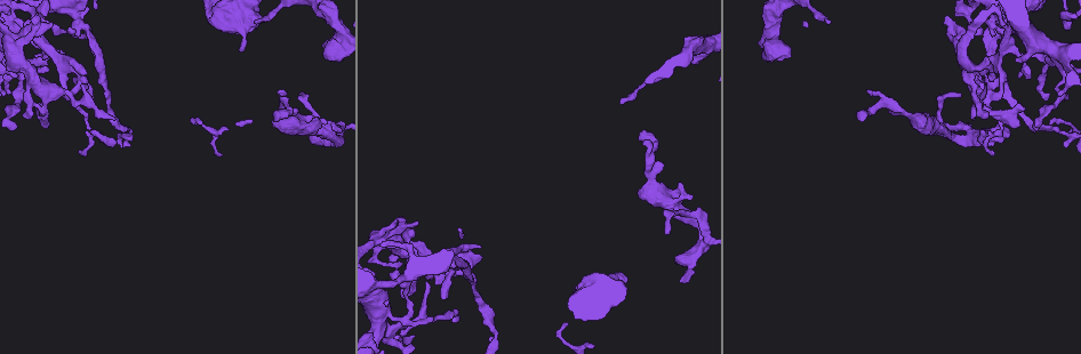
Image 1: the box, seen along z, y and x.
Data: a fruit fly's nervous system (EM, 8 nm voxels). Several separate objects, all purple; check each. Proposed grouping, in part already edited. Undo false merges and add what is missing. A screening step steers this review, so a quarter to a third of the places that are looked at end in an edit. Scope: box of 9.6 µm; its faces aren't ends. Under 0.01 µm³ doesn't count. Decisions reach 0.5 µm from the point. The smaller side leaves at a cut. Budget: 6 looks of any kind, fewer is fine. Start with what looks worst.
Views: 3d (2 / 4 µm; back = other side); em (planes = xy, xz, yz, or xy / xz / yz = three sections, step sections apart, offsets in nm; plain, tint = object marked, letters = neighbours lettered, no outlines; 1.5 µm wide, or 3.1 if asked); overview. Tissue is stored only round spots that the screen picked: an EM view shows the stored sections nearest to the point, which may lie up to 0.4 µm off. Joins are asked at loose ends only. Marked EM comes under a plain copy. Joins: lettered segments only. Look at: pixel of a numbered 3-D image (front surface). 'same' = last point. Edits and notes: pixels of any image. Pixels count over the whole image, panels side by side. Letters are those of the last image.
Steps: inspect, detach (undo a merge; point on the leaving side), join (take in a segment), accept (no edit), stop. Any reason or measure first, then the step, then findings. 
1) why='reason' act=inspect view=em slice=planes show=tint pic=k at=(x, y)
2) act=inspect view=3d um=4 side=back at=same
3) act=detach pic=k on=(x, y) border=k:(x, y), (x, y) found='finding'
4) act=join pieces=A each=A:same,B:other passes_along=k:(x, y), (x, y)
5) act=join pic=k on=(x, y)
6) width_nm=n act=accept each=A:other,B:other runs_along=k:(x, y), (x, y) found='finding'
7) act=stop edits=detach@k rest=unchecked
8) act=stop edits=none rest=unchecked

act=inspect view=em slice=xz step=8 show=tint pic=1 at=(239, 49)

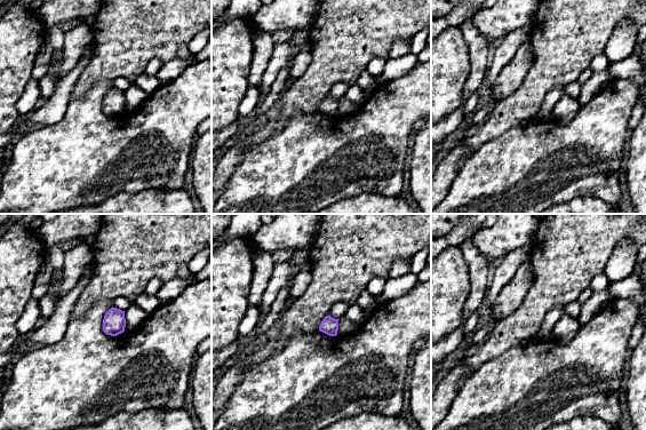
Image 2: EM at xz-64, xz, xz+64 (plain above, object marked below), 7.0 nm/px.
act=inspect view=em slice=planes show=letters at=same

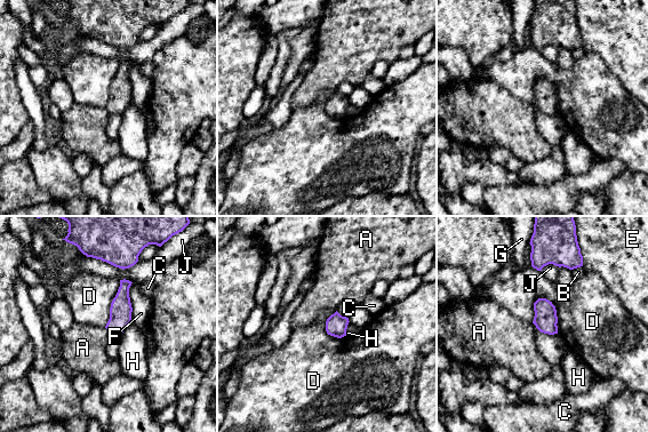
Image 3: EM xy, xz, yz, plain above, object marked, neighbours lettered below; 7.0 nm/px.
longest_contact=J:360nm act=accept each=A:other,B:other,C:other,D:other,E:other,F:other,G:other,H:other,J:other border=3:(538, 297), (554, 306), (558, 333) found='no lettered segment goes on from it'

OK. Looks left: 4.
why='end of a long branch' act=inspect view=3d um=2 pic=1 at=(255, 23)

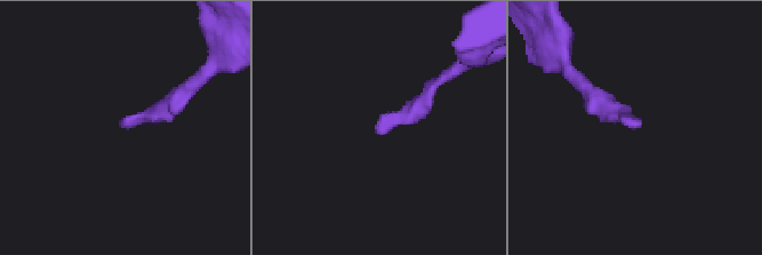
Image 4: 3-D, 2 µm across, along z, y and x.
act=inspect view=em slice=planes show=letters pic=4 at=(122, 122)

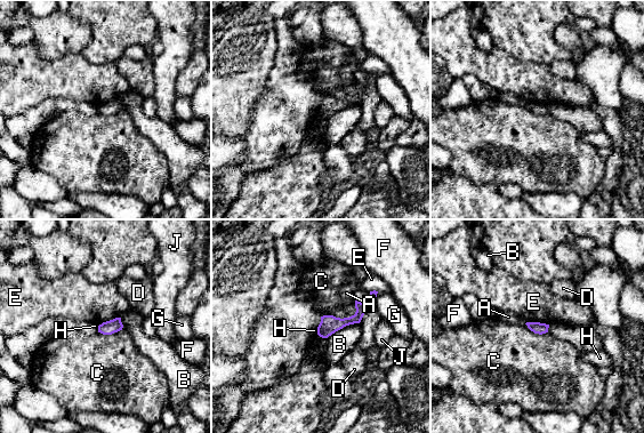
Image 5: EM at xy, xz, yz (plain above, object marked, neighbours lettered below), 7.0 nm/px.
width_nm=80 act=accept each=A:other,B:other,C:other,D:other,E:other,F:other,G:other,H:other,J:other runs_along=5:(363, 306), (352, 320), (320, 331) found='none of them fits'

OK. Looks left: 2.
why='an open end' act=inspect view=3d um=2 side=back pic=1 at=(975, 119)

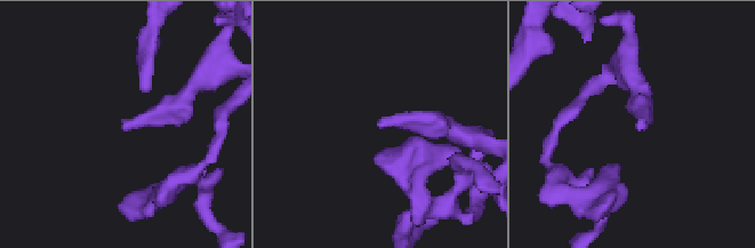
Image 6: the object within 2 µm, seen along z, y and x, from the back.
why='shape alone is not enough' act=inspect view=em slice=planes show=letters pic=6 at=(123, 120)

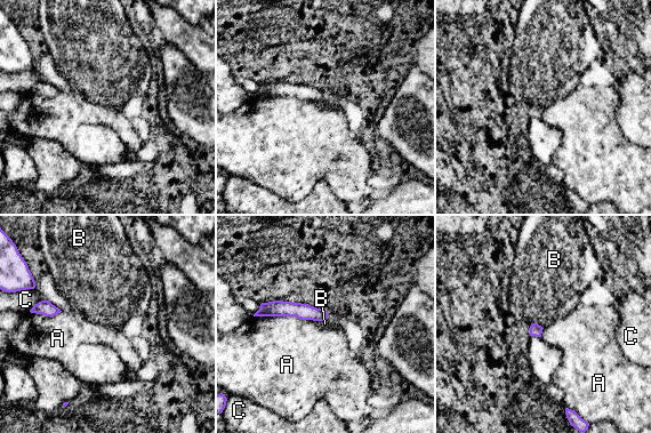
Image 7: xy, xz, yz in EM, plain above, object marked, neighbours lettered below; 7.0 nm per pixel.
act=accept each=A:other,B:other,C:other runs_along=7:(259, 313), (299, 310), (324, 314) found='no lettered segment goes on from it'

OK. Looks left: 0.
act=stop edits=none rest=unchecked

